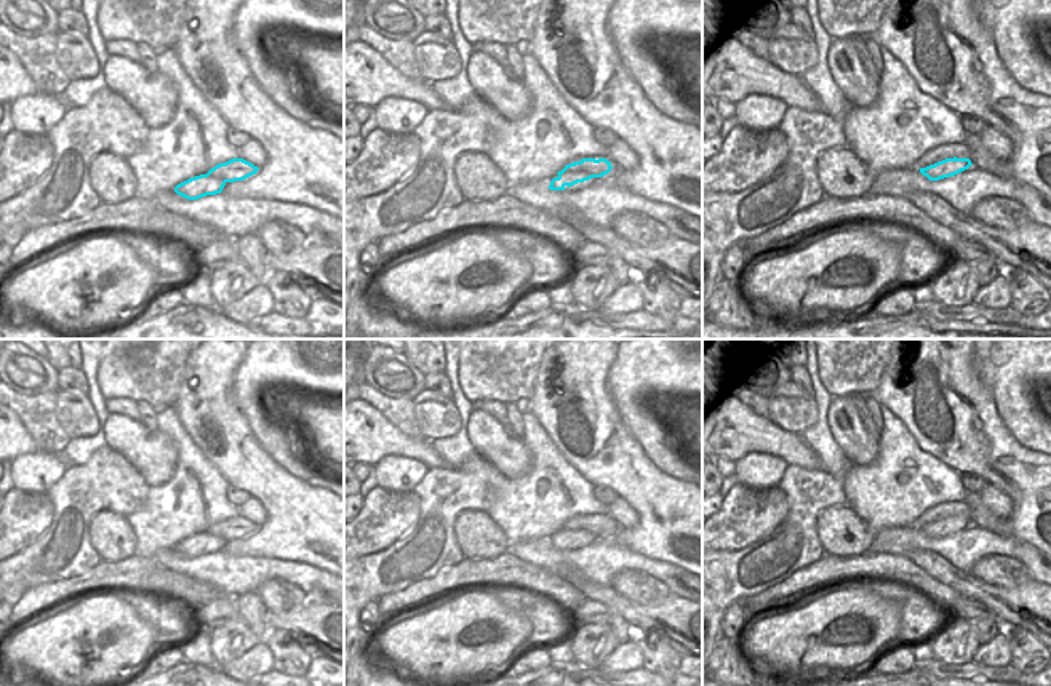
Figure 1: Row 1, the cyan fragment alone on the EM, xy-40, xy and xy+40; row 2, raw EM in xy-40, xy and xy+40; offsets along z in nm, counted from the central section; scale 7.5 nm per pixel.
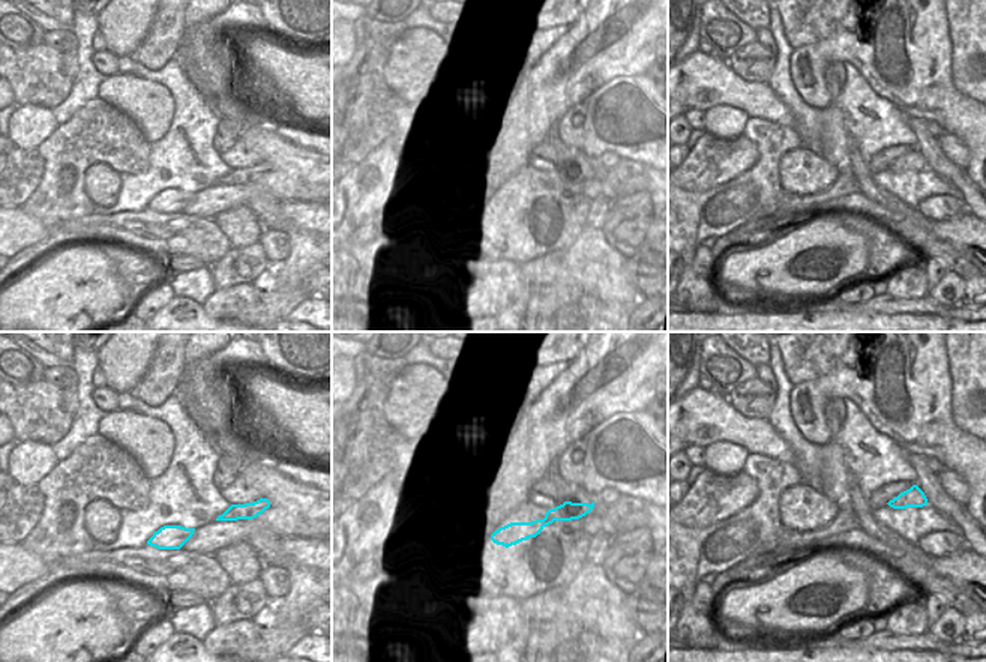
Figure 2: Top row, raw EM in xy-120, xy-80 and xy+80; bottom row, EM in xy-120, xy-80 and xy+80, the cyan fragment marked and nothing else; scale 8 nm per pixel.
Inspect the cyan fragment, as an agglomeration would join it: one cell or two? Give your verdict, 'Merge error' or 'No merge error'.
Merge error

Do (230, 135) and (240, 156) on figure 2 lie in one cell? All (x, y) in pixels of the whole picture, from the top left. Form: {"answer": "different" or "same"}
{"answer": "different"}

